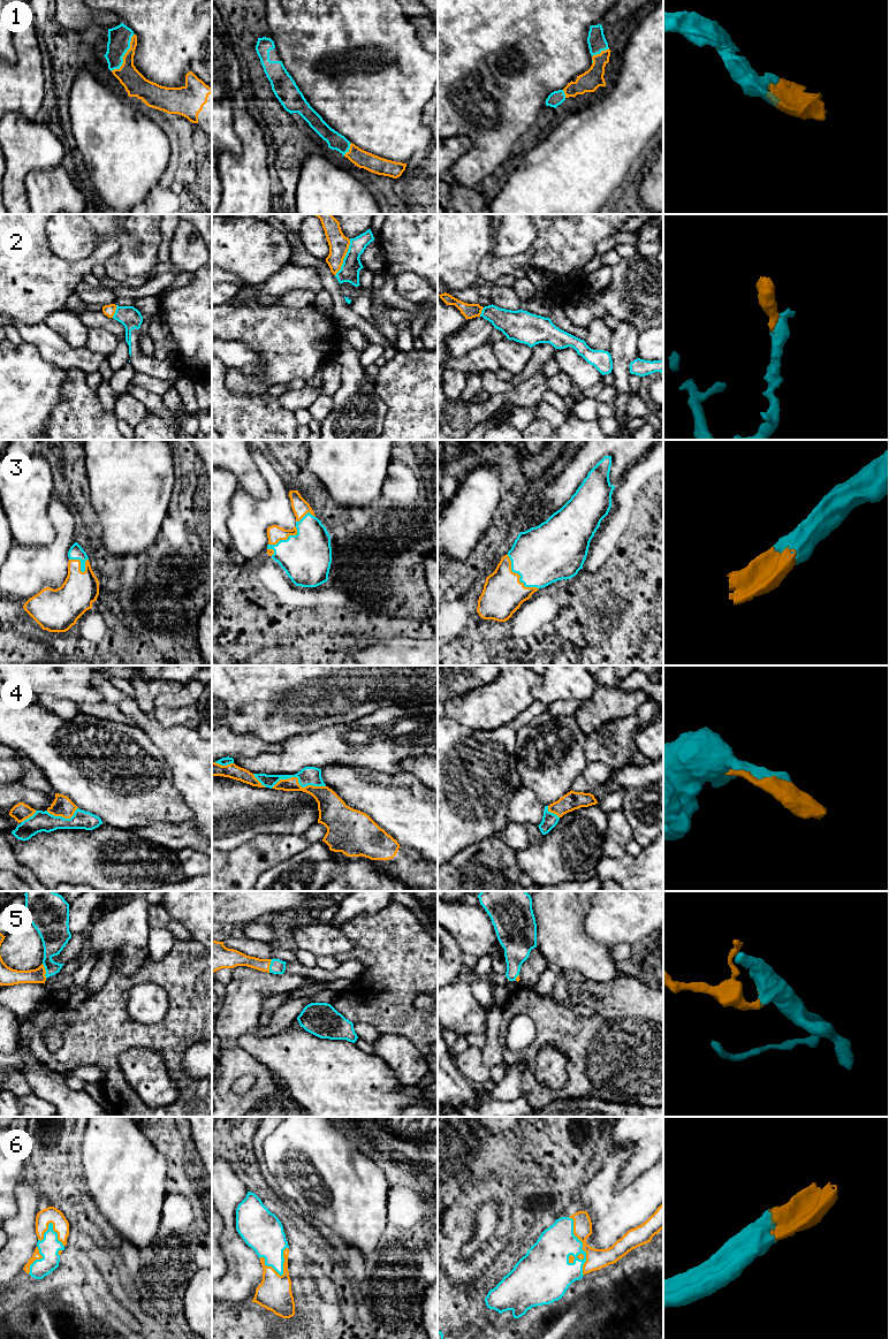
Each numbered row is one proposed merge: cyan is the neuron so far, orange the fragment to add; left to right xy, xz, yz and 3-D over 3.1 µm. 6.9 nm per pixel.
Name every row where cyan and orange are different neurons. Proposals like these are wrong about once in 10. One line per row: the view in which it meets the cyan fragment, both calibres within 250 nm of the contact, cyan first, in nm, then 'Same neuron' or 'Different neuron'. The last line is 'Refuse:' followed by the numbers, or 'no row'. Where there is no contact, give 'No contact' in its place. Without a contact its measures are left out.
1: Touches cyan in xy. Thickness 160 nm (cyan) against 160 nm. Same neuron
2: Touches cyan in xz. Thickness 140 nm (cyan) against 140 nm. Same neuron
3: Touches cyan in yz. Thickness 400 nm (cyan) against 280 nm. Same neuron
4: Touches cyan in xz. Thickness 130 nm (cyan) against 150 nm. Same neuron
5: Touches cyan in xy. Thickness 200 nm (cyan) against 120 nm. Same neuron
6: Touches cyan in yz. Thickness 280 nm (cyan) against 140 nm. Same neuron
Refuse: no row

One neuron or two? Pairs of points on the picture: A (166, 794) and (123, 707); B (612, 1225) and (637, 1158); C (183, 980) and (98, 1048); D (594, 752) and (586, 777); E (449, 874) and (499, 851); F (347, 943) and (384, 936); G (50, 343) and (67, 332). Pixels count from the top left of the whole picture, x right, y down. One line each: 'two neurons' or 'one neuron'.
A: two neurons
B: two neurons
C: one neuron
D: two neurons
E: one neuron
F: two neurons
G: two neurons

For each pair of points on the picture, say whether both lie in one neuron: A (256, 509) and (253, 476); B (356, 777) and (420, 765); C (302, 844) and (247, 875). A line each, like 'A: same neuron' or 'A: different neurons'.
A: different neurons
B: different neurons
C: same neuron

